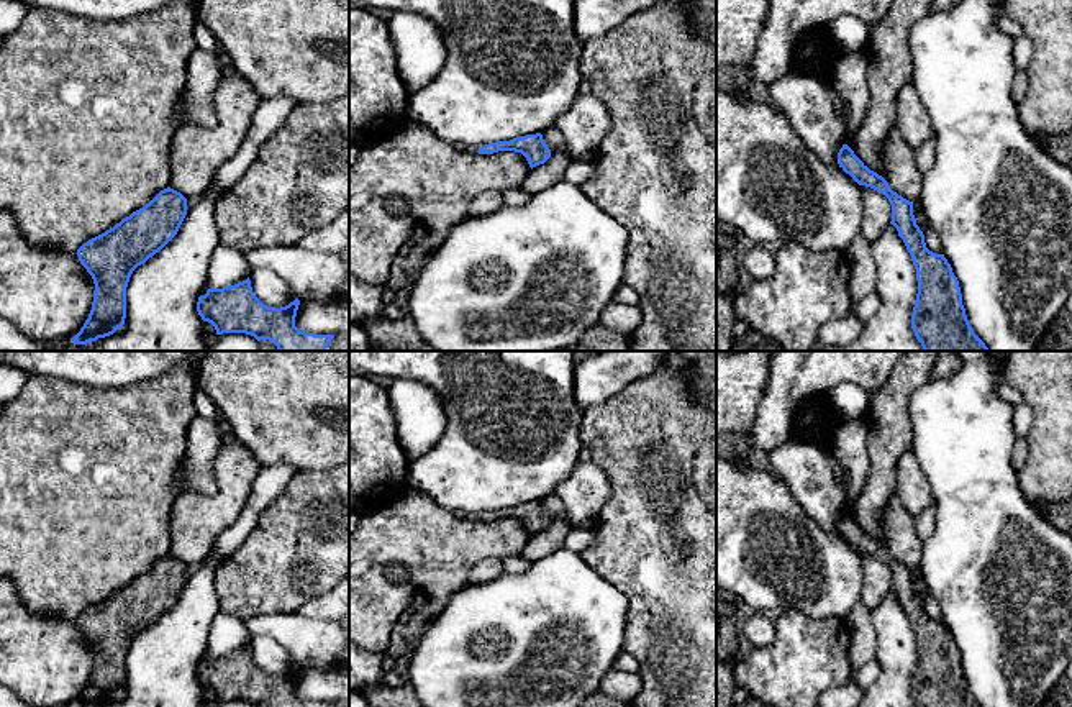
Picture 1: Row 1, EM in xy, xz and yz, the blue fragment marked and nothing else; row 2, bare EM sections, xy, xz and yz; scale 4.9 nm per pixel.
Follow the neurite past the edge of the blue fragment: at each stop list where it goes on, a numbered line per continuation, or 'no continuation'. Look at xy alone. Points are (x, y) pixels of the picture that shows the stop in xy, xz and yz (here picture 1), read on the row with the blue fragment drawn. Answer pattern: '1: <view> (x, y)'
no continuation

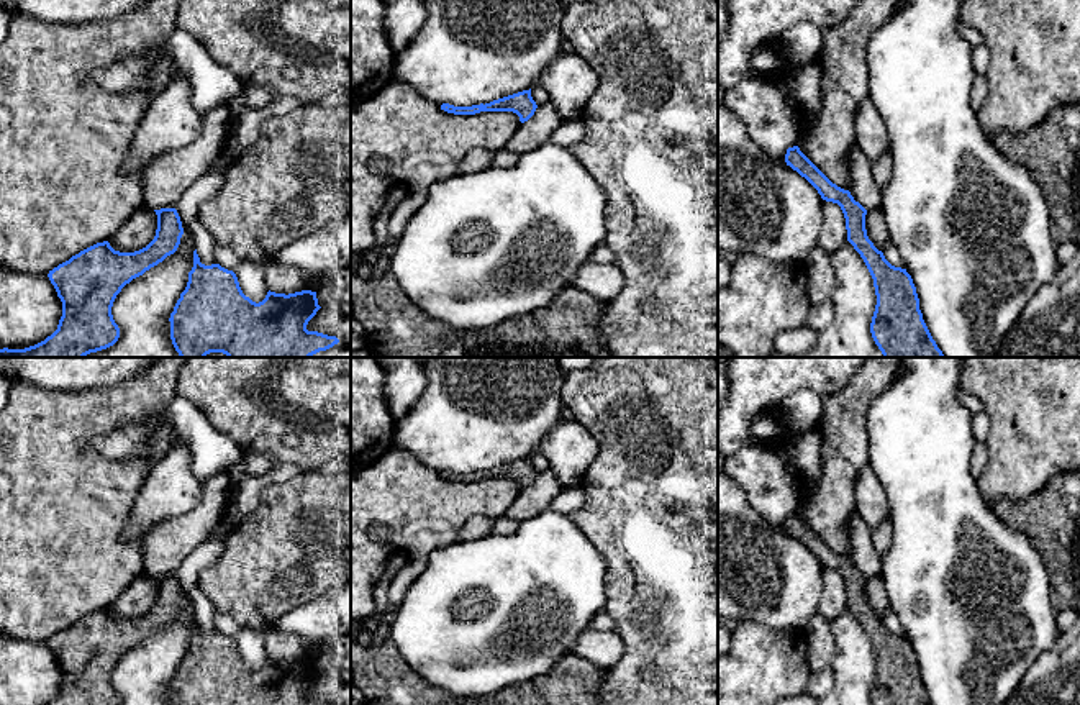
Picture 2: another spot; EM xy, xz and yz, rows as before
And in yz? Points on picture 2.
no continuation

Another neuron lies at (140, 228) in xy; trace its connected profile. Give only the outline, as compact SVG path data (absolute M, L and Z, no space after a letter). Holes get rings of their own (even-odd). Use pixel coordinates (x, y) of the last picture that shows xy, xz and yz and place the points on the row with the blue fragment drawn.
M146 207L133 212L121 228L108 239L120 252L134 252L146 248L156 236L157 215Z

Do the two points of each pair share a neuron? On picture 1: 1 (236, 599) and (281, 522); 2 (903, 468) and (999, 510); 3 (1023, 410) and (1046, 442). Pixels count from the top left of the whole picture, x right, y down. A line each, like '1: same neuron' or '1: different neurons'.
1: same neuron
2: different neurons
3: different neurons

